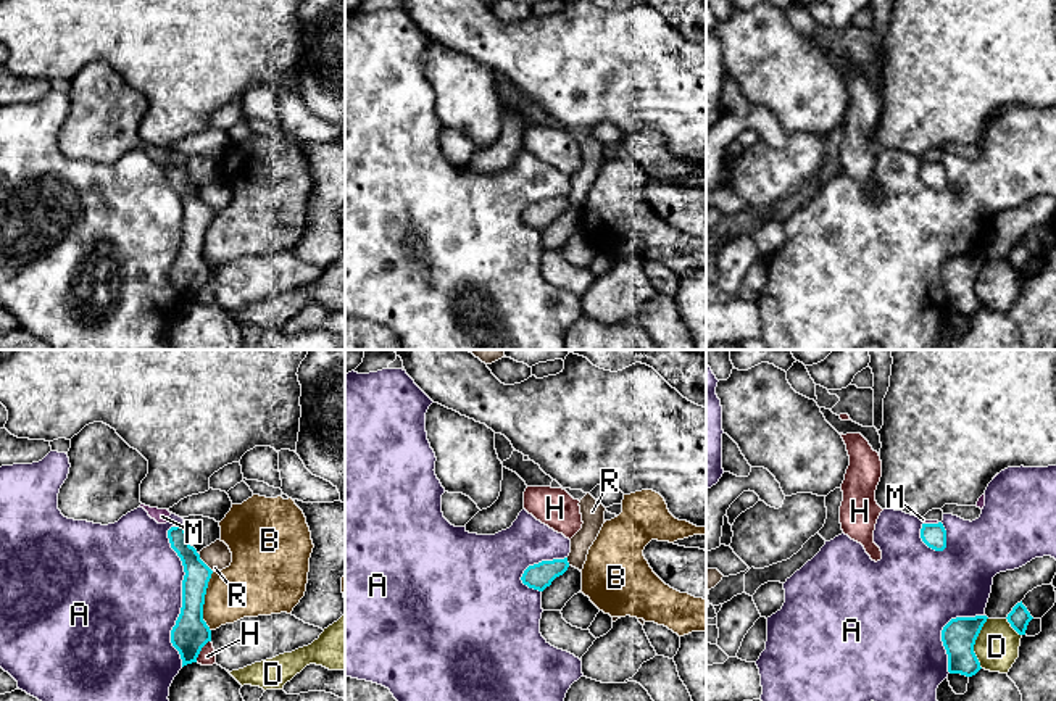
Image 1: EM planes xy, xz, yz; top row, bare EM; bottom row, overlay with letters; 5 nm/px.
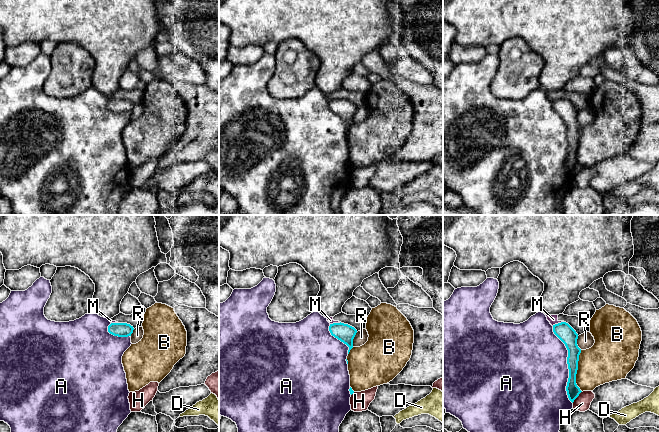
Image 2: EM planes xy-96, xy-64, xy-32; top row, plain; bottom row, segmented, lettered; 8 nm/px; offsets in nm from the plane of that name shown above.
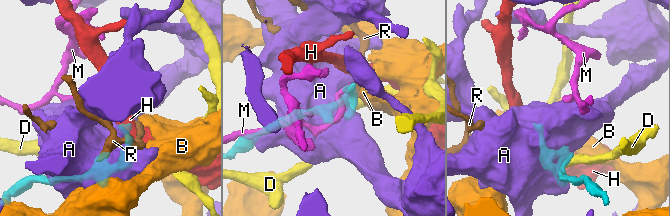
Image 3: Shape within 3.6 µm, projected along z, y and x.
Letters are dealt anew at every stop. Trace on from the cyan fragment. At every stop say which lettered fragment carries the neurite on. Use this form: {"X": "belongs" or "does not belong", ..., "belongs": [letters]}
{"A": "does not belong", "B": "does not belong", "D": "does not belong", "H": "does not belong", "M": "does not belong", "R": "does not belong", "belongs": []}

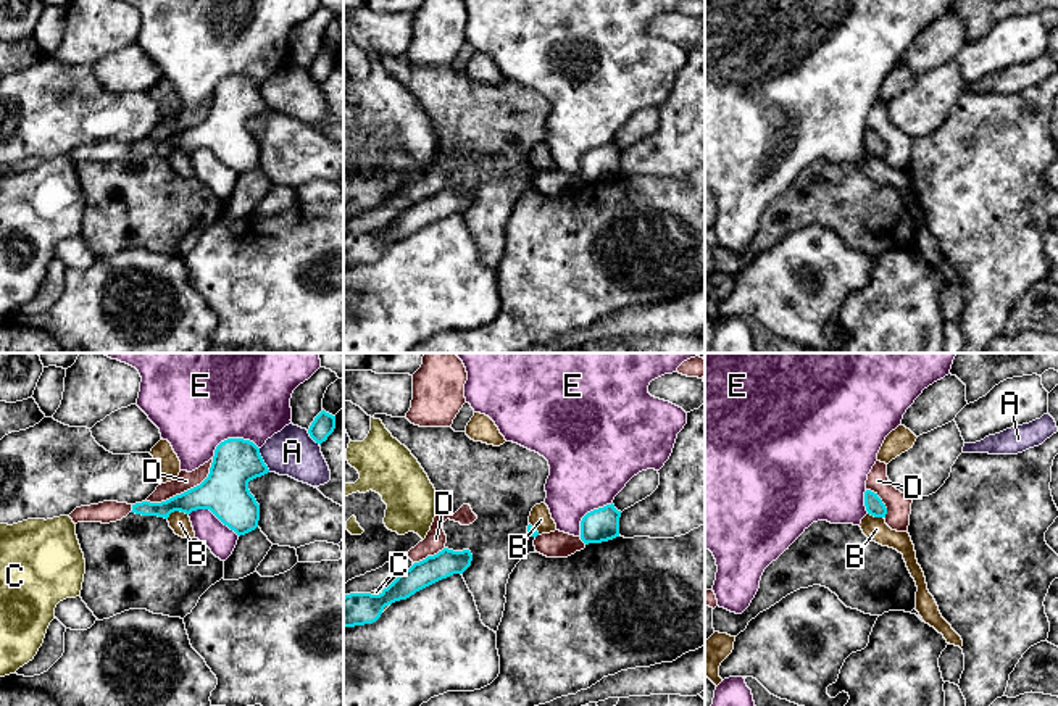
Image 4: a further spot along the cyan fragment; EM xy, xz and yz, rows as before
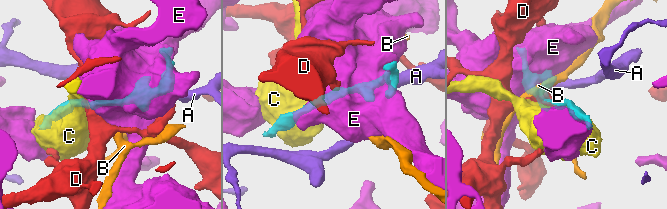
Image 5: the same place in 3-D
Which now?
{"A": "does not belong", "B": "does not belong", "C": "does not belong", "D": "does not belong", "E": "does not belong", "belongs": []}

